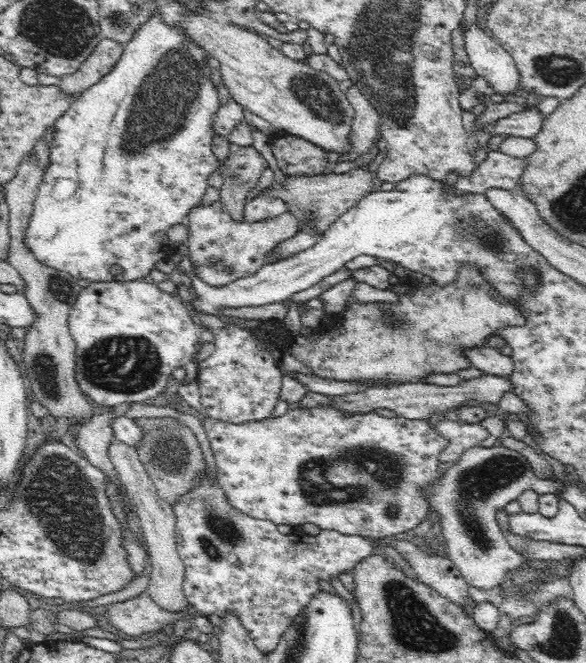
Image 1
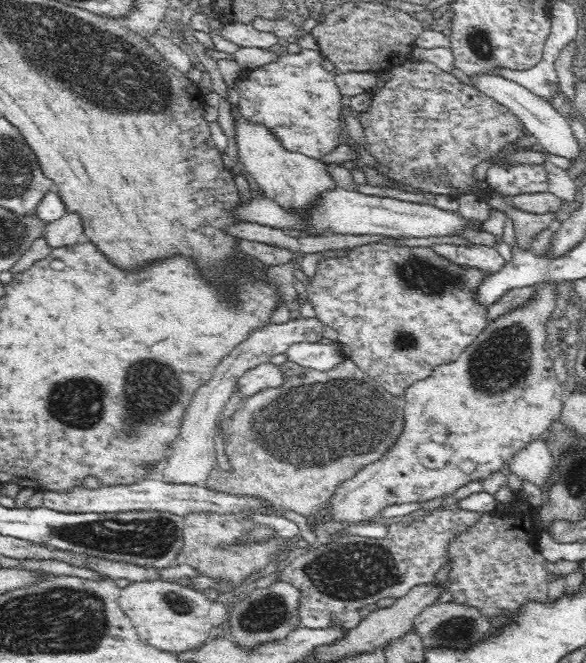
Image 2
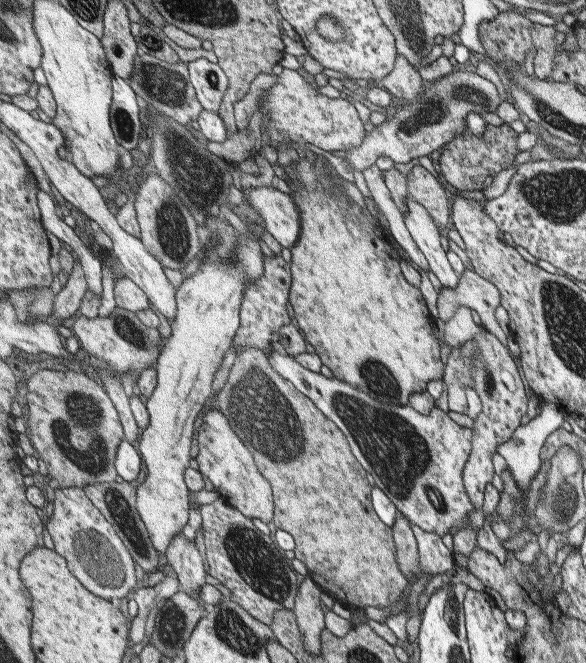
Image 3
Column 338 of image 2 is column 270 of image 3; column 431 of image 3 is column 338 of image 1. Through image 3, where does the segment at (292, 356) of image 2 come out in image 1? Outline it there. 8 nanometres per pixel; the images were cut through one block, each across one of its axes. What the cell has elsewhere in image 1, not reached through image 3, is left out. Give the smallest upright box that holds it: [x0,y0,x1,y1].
[205,406,447,539]

